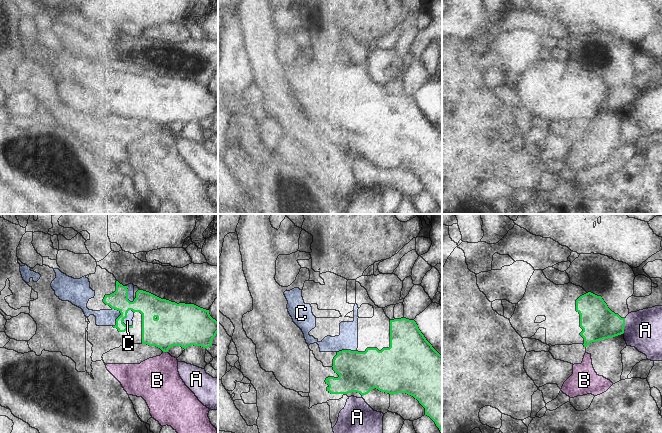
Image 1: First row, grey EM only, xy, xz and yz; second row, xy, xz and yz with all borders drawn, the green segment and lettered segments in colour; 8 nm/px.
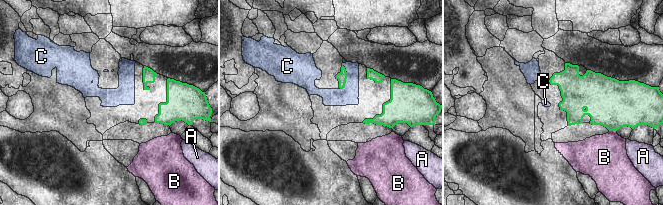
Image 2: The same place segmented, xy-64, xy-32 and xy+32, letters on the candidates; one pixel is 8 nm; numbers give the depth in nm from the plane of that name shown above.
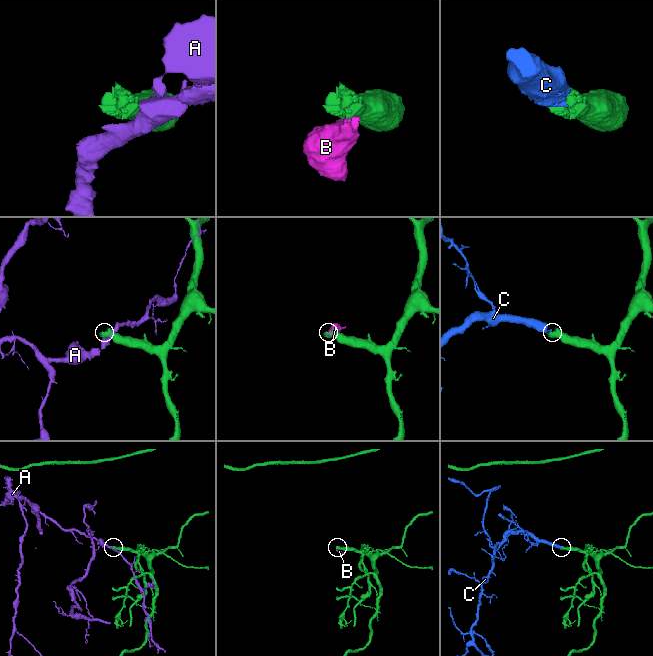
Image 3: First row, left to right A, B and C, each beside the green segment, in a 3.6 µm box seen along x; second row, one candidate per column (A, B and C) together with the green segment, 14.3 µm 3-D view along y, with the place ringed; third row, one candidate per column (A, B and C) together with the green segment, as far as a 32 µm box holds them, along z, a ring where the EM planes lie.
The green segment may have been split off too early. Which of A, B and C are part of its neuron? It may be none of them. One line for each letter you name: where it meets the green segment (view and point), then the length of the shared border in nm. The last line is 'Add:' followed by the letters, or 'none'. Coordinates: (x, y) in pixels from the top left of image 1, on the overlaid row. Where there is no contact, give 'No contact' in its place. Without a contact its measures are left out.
C: Touches green at xy (126, 317). Shared border 150 nm
Add: C.

